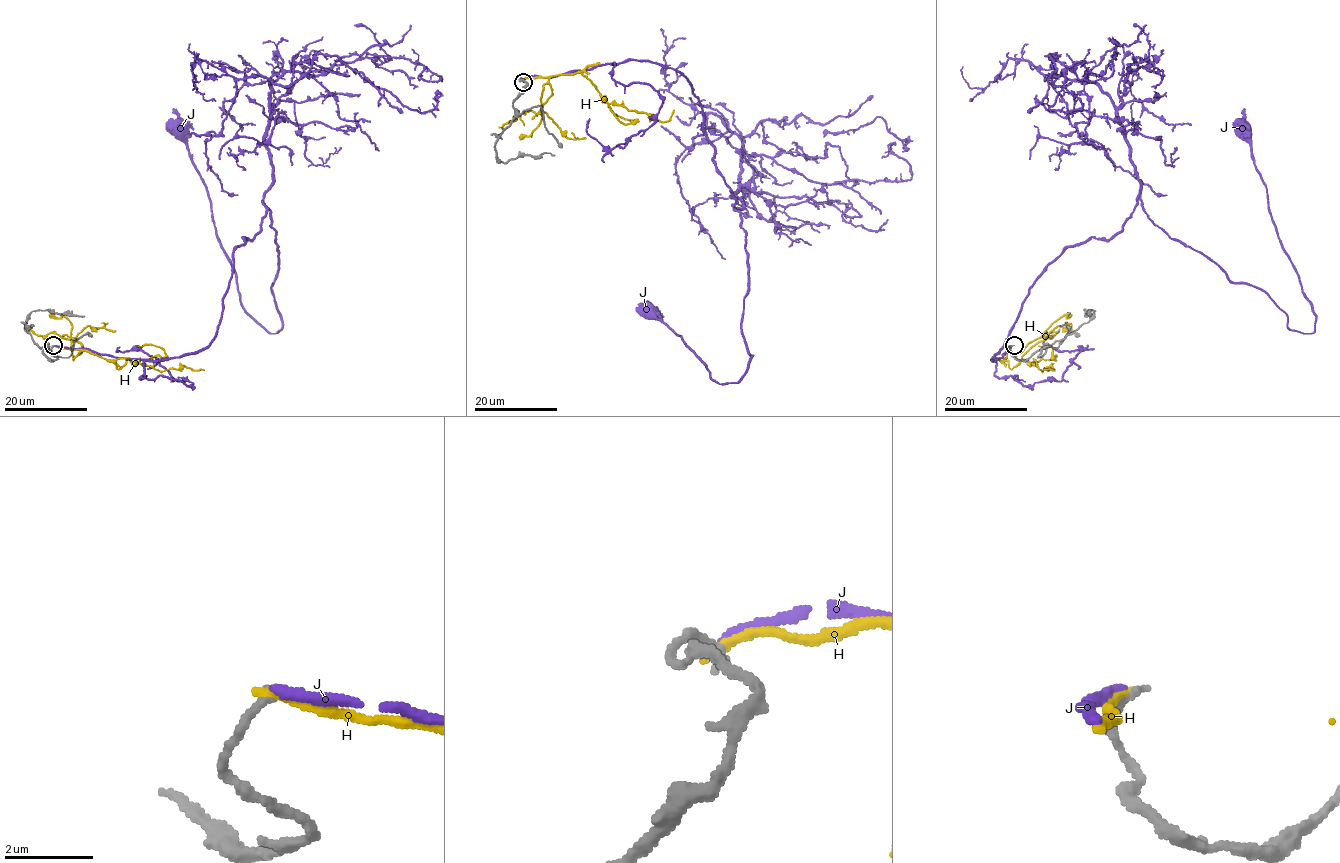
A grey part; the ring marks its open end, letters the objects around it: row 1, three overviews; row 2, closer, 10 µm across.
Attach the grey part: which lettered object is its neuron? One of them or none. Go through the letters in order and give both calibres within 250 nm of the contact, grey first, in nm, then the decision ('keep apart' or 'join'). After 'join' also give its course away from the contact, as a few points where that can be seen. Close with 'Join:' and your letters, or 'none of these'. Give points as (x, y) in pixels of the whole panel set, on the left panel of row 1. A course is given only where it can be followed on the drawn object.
H: calibres 240 and 200 nm; keep apart
J: calibres 240 and 240 nm; keep apart
Join: none of these

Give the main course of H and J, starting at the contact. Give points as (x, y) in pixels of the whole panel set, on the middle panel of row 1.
H: (524, 80), (580, 72), (608, 103), (645, 112), (661, 121), (667, 121), (674, 110)
J: (524, 80), (648, 60), (691, 83), (745, 232), (746, 373), (718, 383), (649, 311)

